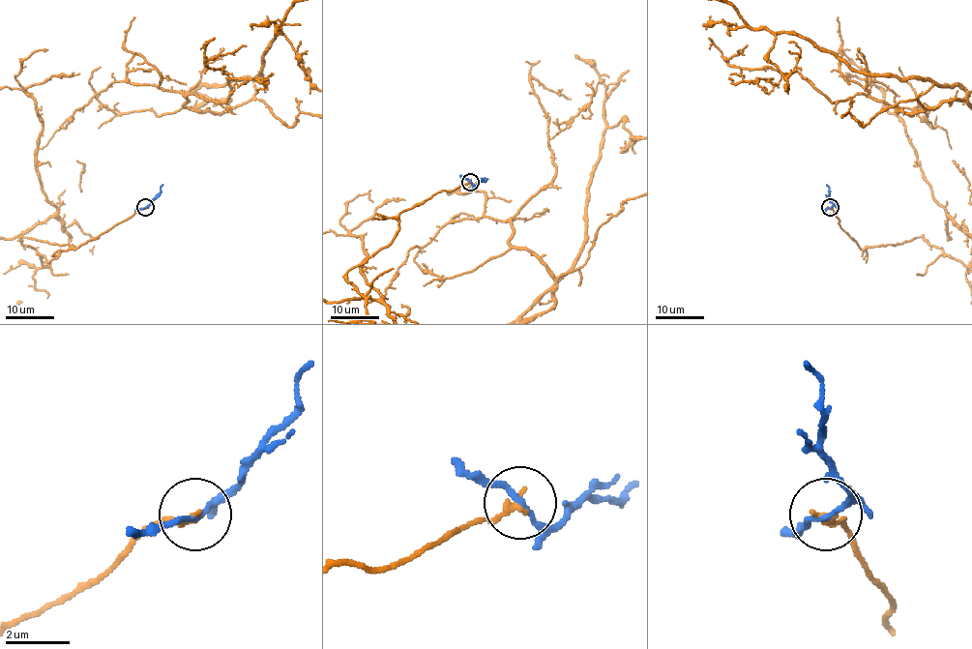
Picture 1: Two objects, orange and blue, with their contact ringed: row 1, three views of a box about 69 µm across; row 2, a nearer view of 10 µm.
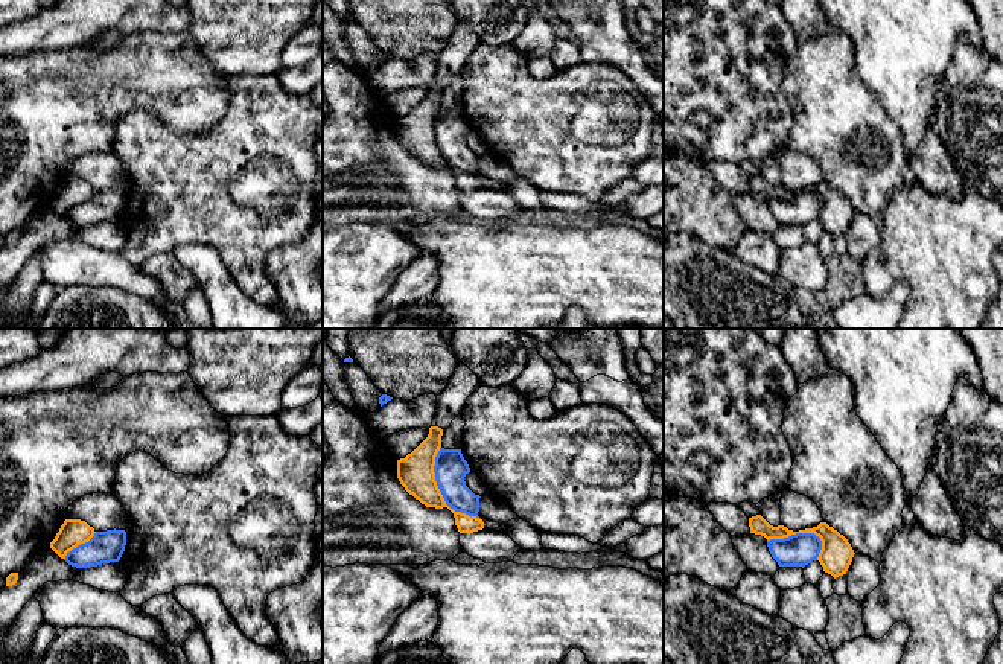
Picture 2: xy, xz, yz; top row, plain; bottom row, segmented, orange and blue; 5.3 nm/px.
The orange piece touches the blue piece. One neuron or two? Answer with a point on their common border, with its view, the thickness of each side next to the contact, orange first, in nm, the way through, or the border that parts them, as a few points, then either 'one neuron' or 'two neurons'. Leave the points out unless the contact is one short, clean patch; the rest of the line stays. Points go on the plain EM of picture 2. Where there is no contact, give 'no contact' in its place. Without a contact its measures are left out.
contact xz (440, 153); calibres 190 and 170 nm; two neurons

